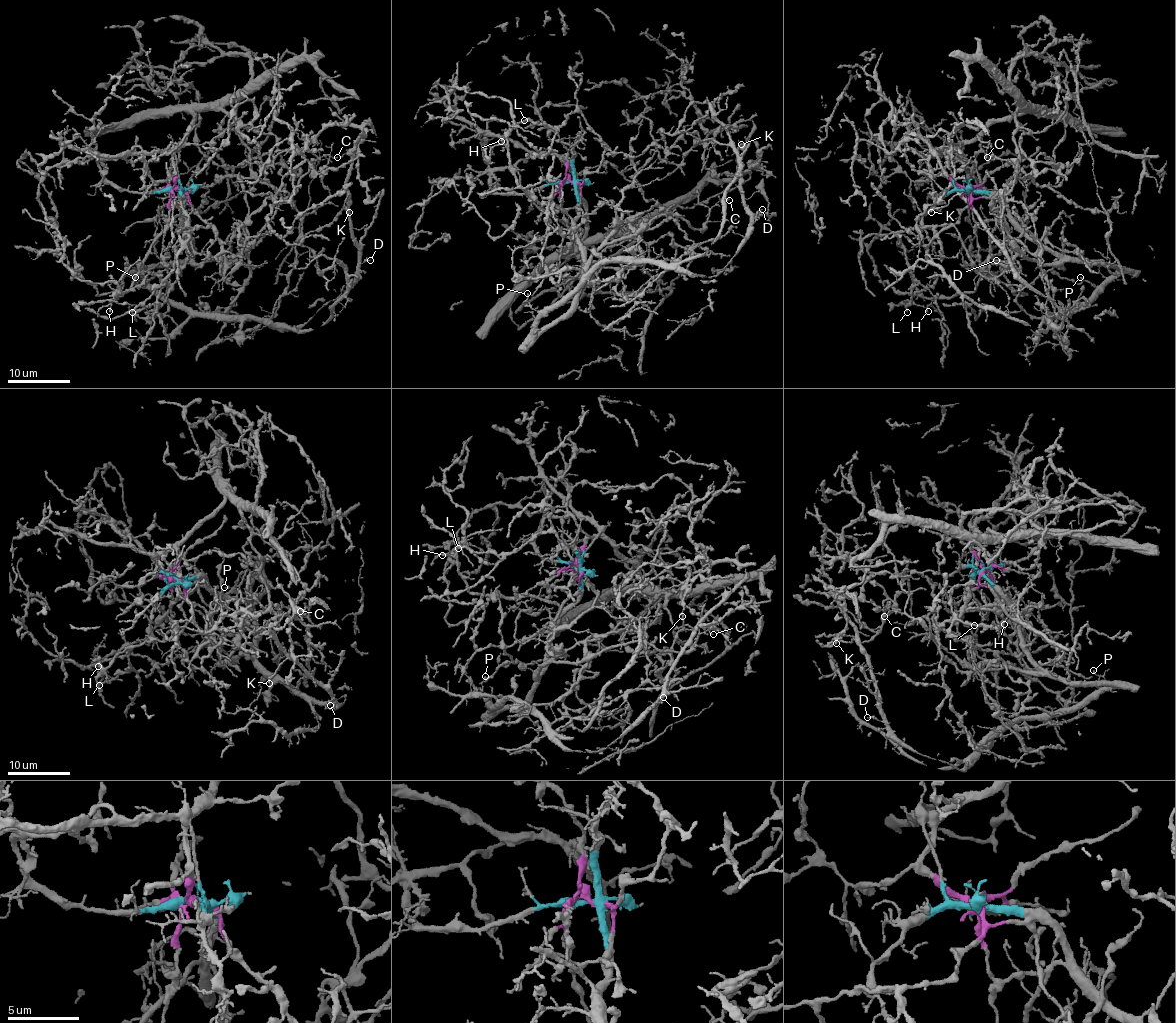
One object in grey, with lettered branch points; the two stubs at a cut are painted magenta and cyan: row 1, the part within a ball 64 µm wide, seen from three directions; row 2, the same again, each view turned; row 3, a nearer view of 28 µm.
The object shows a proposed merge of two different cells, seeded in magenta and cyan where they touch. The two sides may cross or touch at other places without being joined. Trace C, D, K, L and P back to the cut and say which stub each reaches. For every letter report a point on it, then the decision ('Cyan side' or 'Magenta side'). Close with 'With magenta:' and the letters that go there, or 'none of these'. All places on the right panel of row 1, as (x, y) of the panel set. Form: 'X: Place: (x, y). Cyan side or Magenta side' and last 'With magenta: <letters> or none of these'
C: Place: (987, 157). Cyan side
D: Place: (996, 260). Cyan side
K: Place: (931, 212). Cyan side
L: Place: (907, 312). Magenta side
P: Place: (1080, 277). Cyan side
With magenta: L

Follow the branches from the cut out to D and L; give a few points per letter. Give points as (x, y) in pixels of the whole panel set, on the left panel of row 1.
D: (177, 188), (191, 253), (144, 278), (210, 318), (297, 327), (371, 259)
L: (177, 188), (185, 192), (194, 212), (212, 225), (196, 228), (175, 244), (175, 264), (169, 275), (131, 311)

